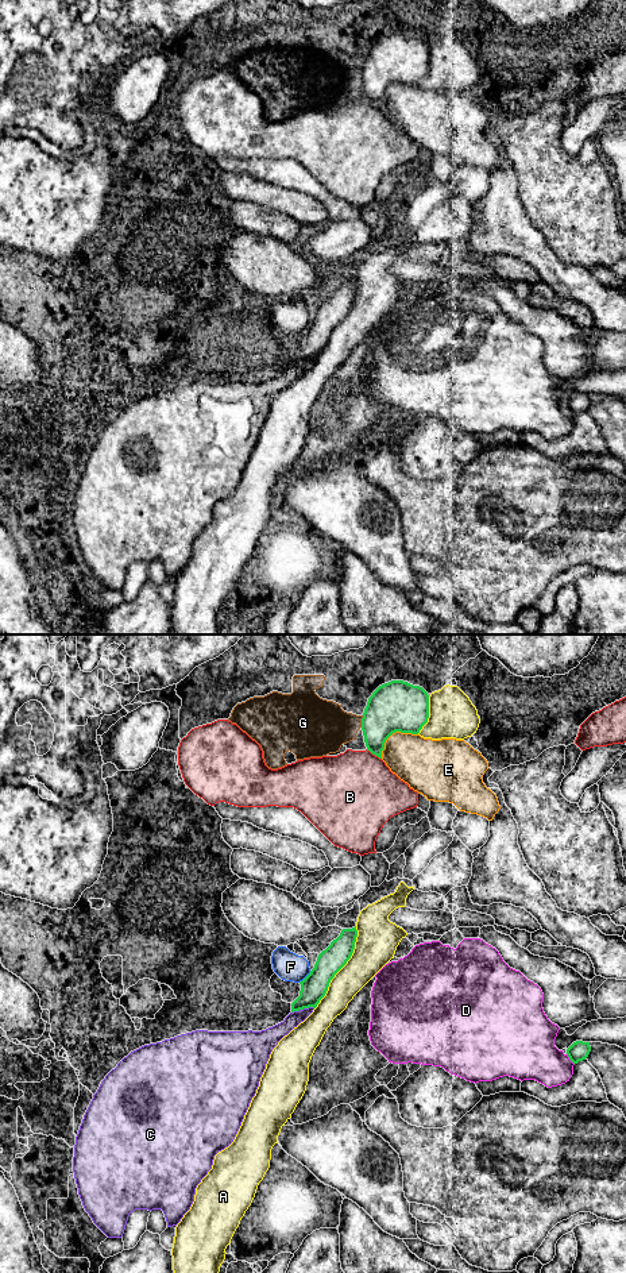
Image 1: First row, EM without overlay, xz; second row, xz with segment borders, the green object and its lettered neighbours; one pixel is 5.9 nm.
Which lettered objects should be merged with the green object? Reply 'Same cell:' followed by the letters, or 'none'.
Same cell: none

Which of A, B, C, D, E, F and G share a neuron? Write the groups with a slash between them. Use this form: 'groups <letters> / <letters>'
groups A / B / C / D / E / F / G

